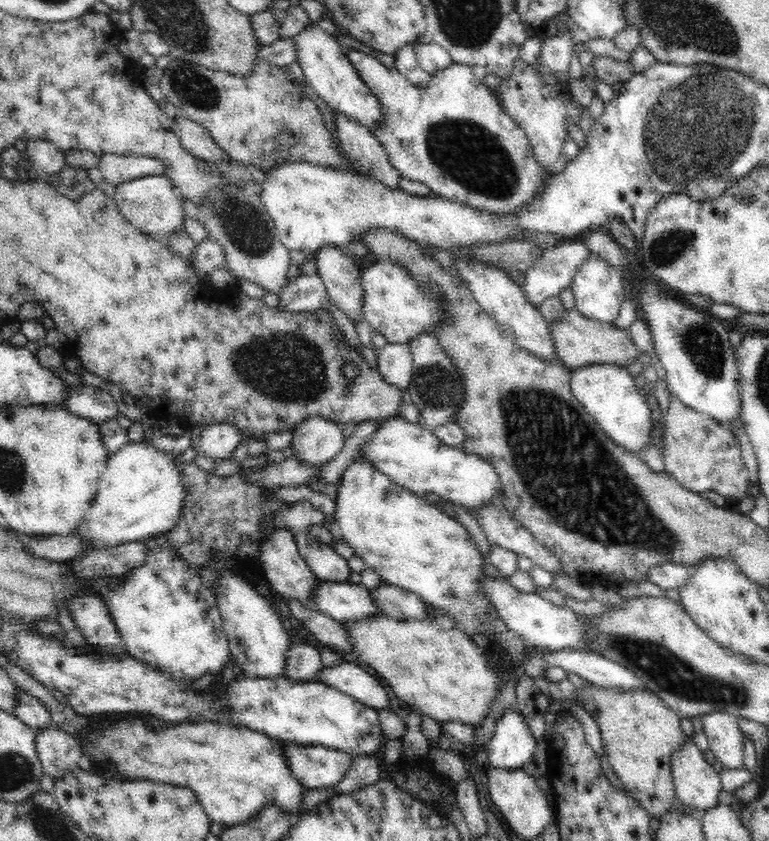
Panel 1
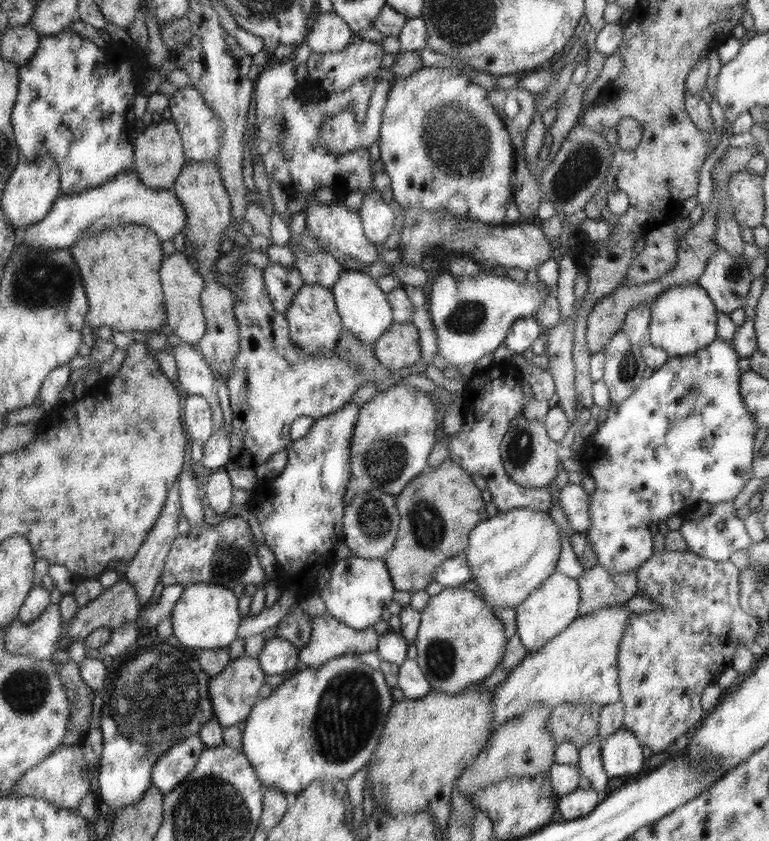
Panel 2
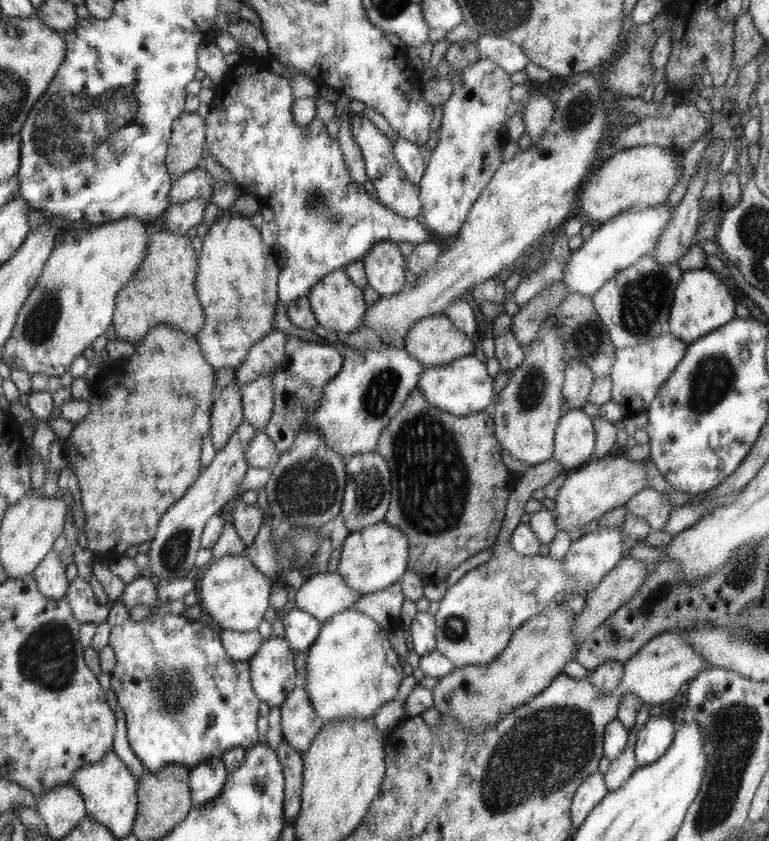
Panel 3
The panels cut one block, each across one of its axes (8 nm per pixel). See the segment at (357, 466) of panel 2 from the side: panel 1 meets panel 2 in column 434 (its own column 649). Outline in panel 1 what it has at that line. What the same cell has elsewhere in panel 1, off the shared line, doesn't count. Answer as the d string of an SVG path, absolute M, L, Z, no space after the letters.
M591 364L571 369L571 391L586 412L602 427L616 444L630 452L640 452L652 442L654 420L646 395L638 394L634 378L626 367L611 364Z

